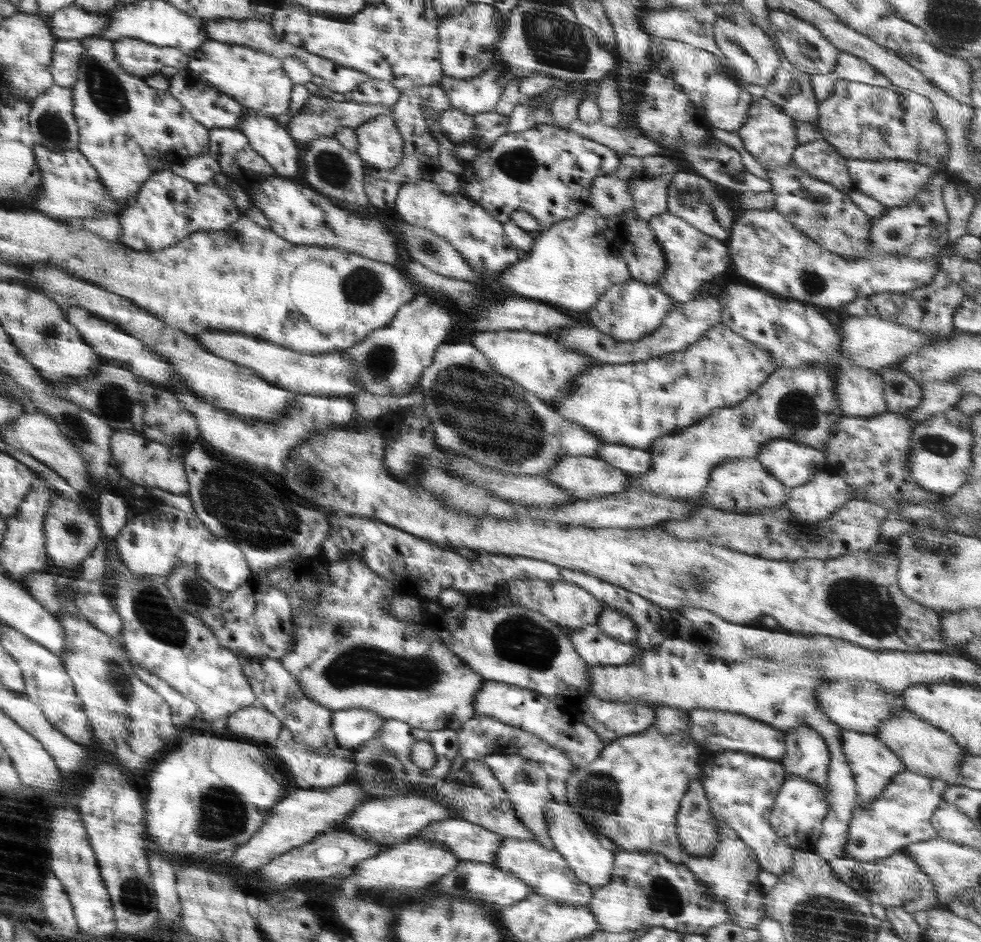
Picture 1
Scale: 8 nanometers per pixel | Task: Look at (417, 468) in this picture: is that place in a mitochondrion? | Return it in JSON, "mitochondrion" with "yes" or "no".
{"mitochondrion":"yes"}

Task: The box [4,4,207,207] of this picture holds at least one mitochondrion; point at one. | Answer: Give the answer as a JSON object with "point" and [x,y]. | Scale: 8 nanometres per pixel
{"point":[105,90]}

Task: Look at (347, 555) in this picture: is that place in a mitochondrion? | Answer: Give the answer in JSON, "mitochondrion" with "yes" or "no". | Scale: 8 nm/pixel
{"mitochondrion":"no"}

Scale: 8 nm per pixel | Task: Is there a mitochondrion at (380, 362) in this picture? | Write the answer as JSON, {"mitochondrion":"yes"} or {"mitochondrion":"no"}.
{"mitochondrion":"yes"}

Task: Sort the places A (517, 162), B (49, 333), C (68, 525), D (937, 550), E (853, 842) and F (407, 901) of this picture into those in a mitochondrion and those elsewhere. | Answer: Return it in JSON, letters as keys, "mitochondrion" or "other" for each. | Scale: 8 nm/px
{"A":"mitochondrion","B":"mitochondrion","C":"mitochondrion","D":"other","E":"other","F":"other"}

